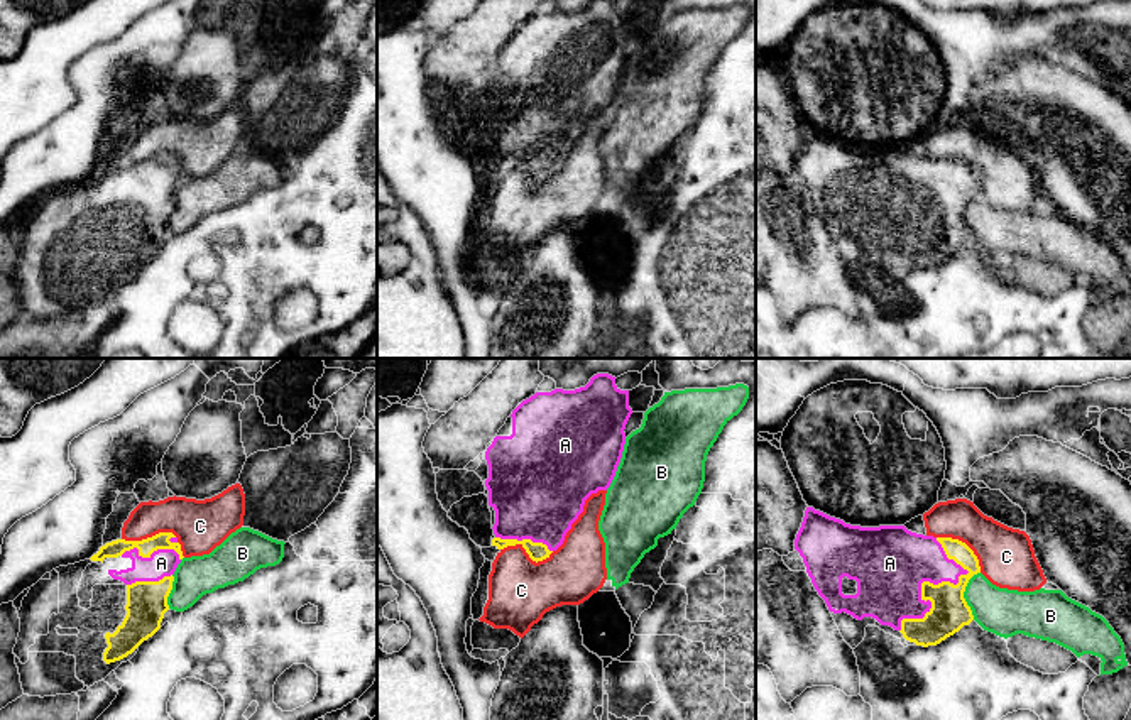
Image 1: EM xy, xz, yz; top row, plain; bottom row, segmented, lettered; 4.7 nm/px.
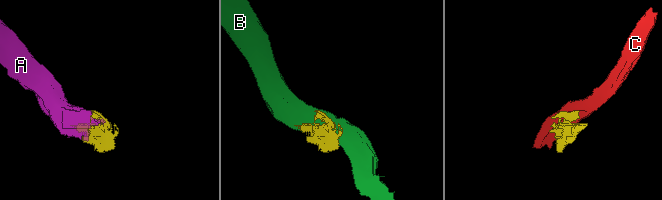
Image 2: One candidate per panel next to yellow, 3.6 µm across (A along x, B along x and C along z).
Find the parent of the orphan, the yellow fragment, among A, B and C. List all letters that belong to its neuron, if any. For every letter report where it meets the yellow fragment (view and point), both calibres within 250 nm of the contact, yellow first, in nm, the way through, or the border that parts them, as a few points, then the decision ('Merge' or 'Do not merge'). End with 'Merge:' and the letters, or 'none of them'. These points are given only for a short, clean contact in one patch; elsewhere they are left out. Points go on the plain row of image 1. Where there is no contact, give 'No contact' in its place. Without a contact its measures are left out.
A: Touches yellow at yz (932, 205). Thickness 180 nm (yellow) against 360 nm. Merge
B: Touches yellow at yz (962, 217). Thickness 180 nm (yellow) against 220 nm. Do not merge
C: Touches yellow at xz (526, 173). Thickness 90 nm (yellow) against 300 nm. Do not merge
Merge: A

